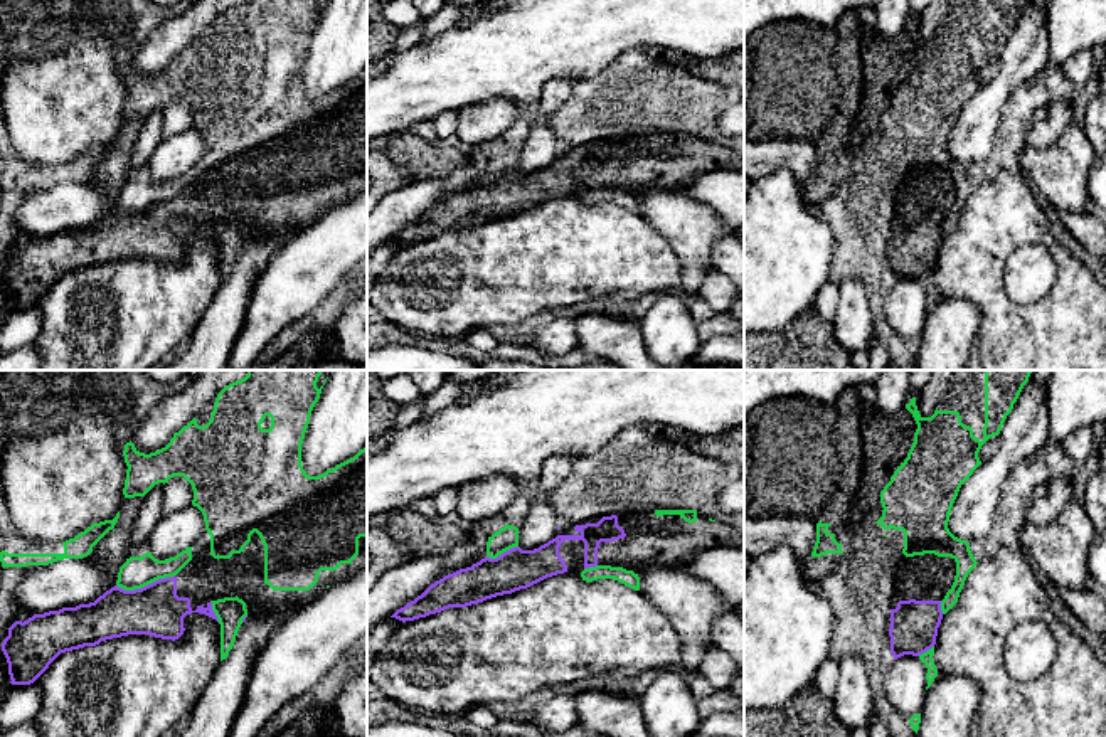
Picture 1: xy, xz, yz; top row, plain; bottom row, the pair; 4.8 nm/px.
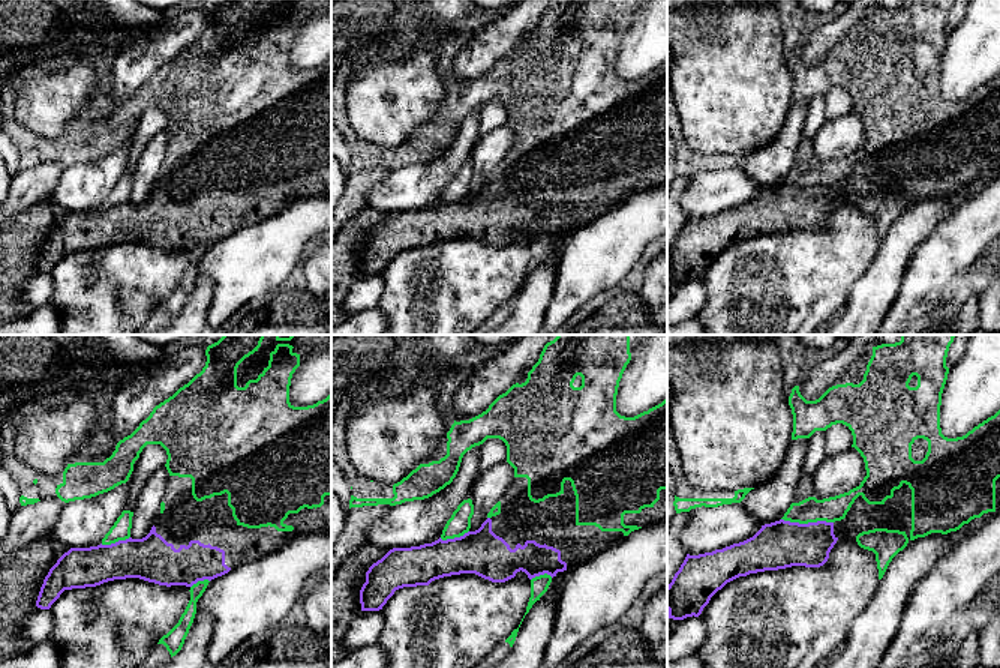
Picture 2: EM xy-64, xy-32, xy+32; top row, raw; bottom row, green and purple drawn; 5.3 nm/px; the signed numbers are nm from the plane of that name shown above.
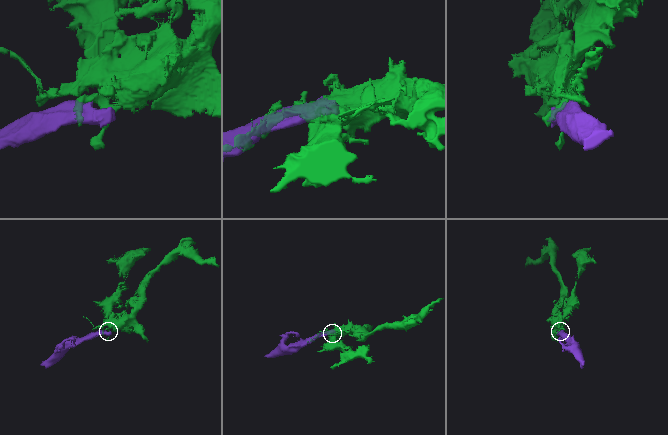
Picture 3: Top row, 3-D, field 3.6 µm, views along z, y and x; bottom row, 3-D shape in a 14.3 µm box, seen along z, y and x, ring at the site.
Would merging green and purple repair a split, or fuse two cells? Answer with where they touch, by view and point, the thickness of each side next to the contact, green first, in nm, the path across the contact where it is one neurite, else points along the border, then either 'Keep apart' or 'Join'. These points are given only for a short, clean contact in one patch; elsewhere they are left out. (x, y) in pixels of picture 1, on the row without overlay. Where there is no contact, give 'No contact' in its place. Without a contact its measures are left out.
Touches green at xy (145, 207). Thickness 150 nm (green) against 240 nm. Join

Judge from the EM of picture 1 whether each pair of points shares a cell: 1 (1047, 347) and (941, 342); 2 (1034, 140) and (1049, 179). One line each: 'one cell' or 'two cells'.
1: two cells
2: two cells

